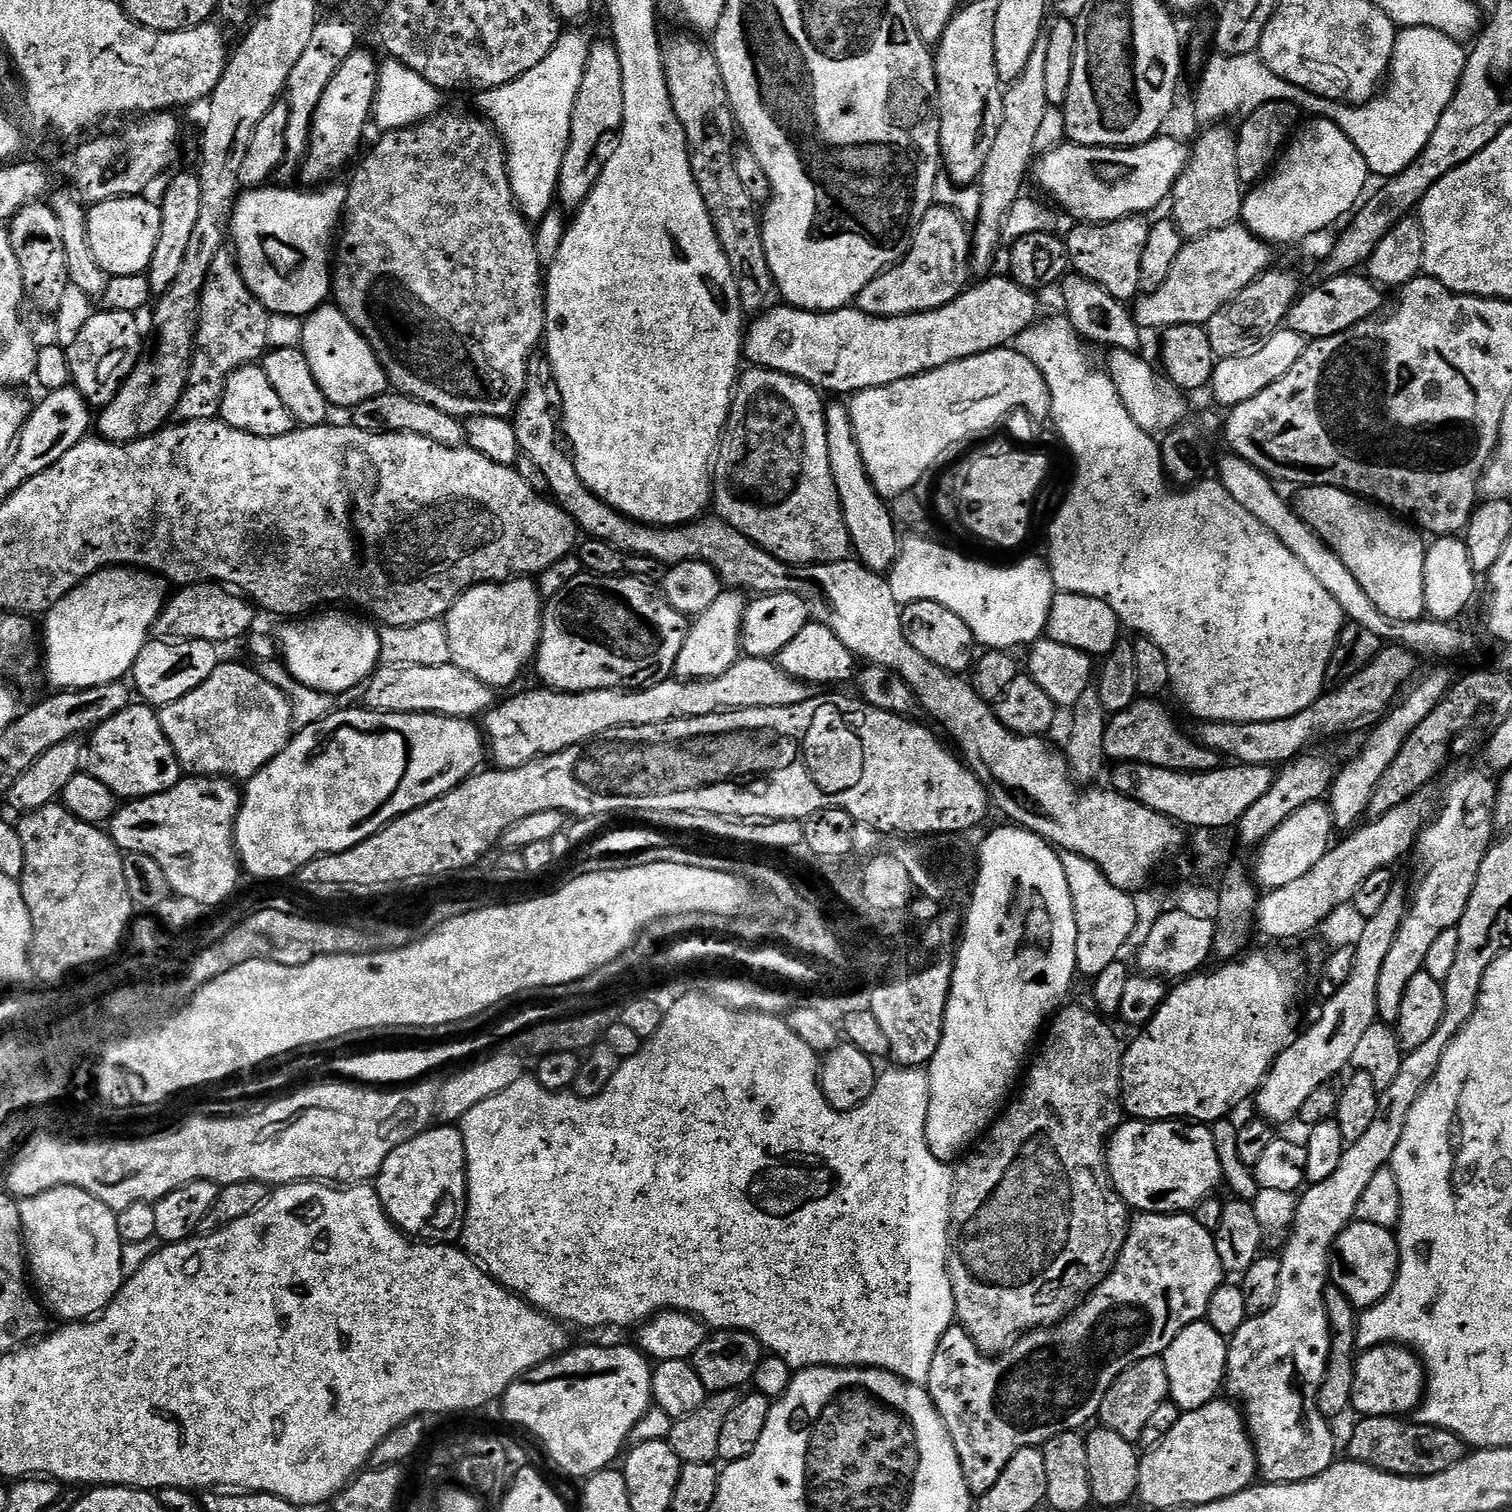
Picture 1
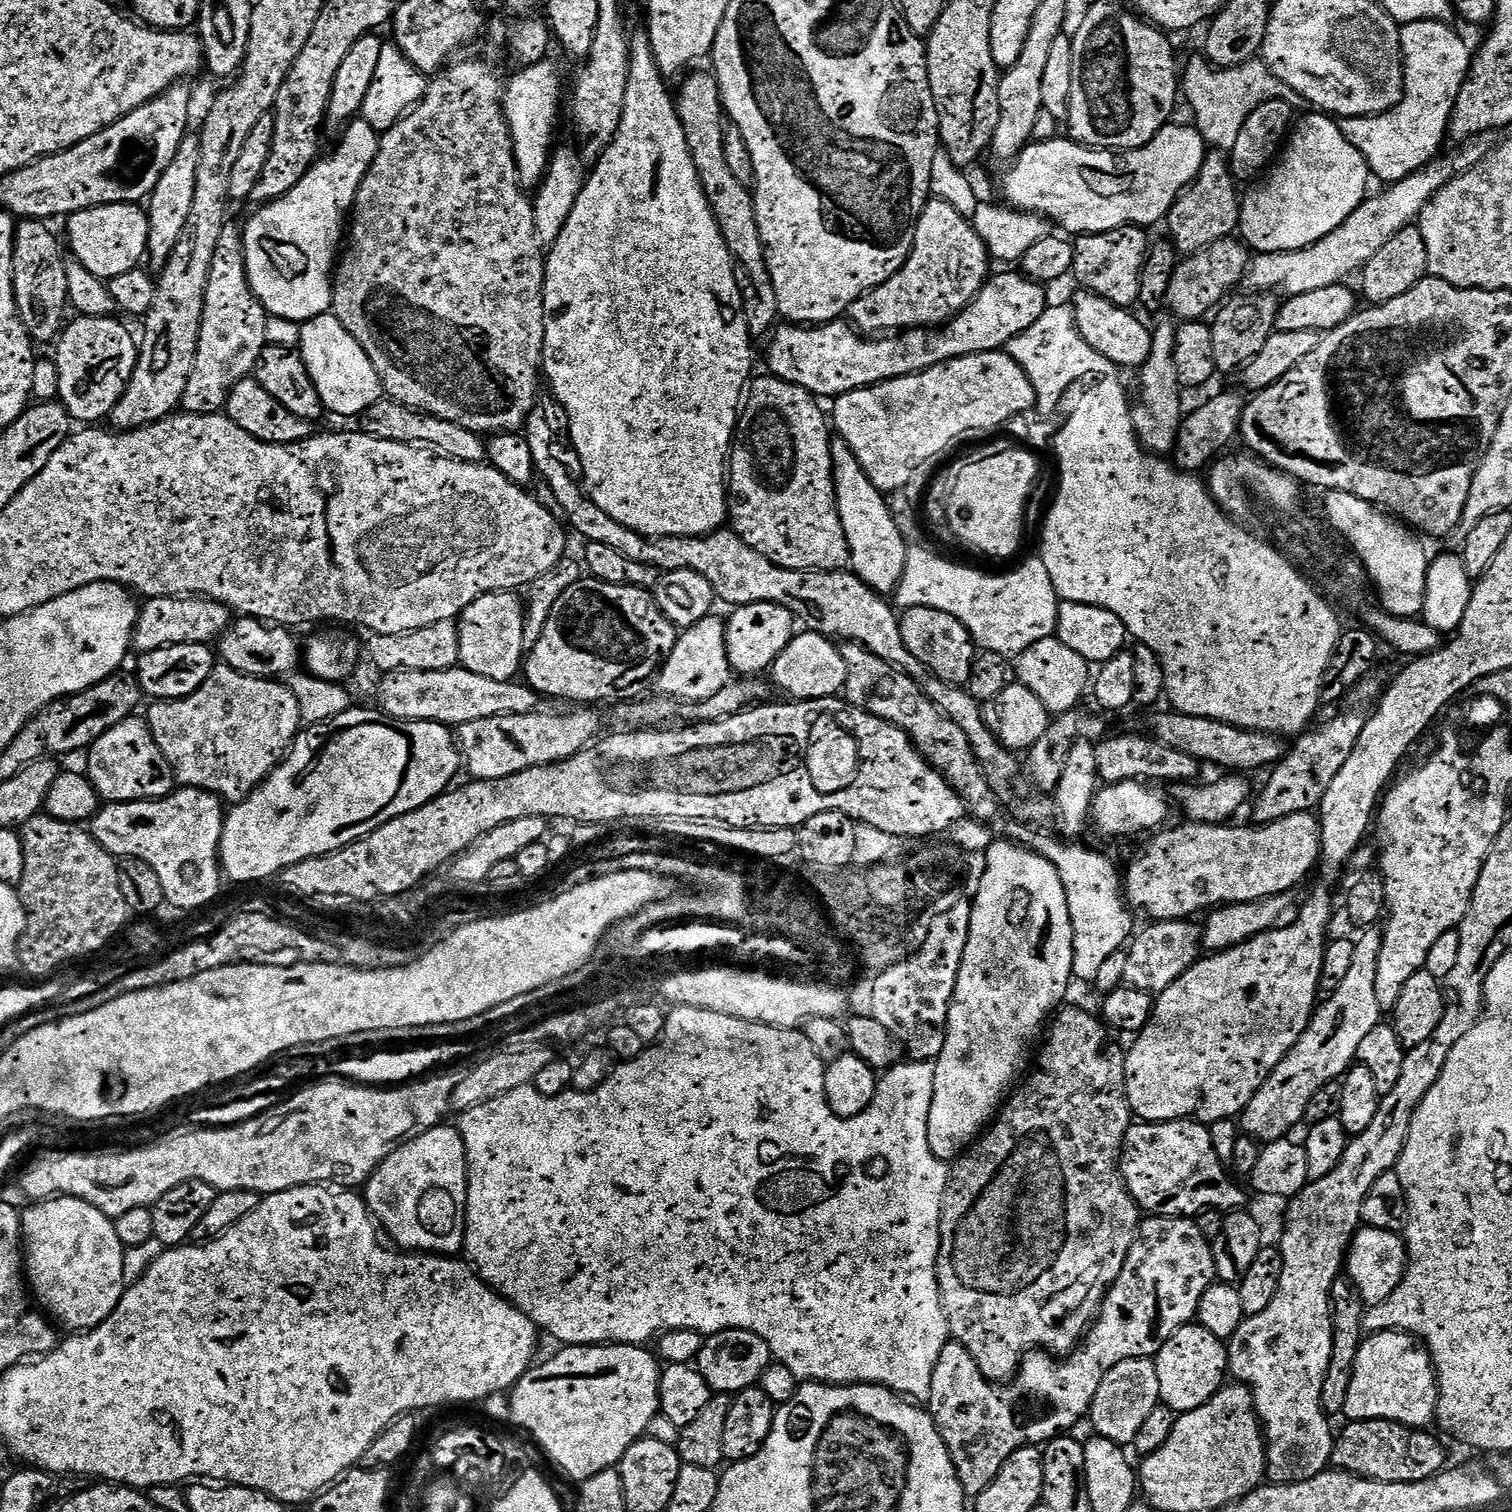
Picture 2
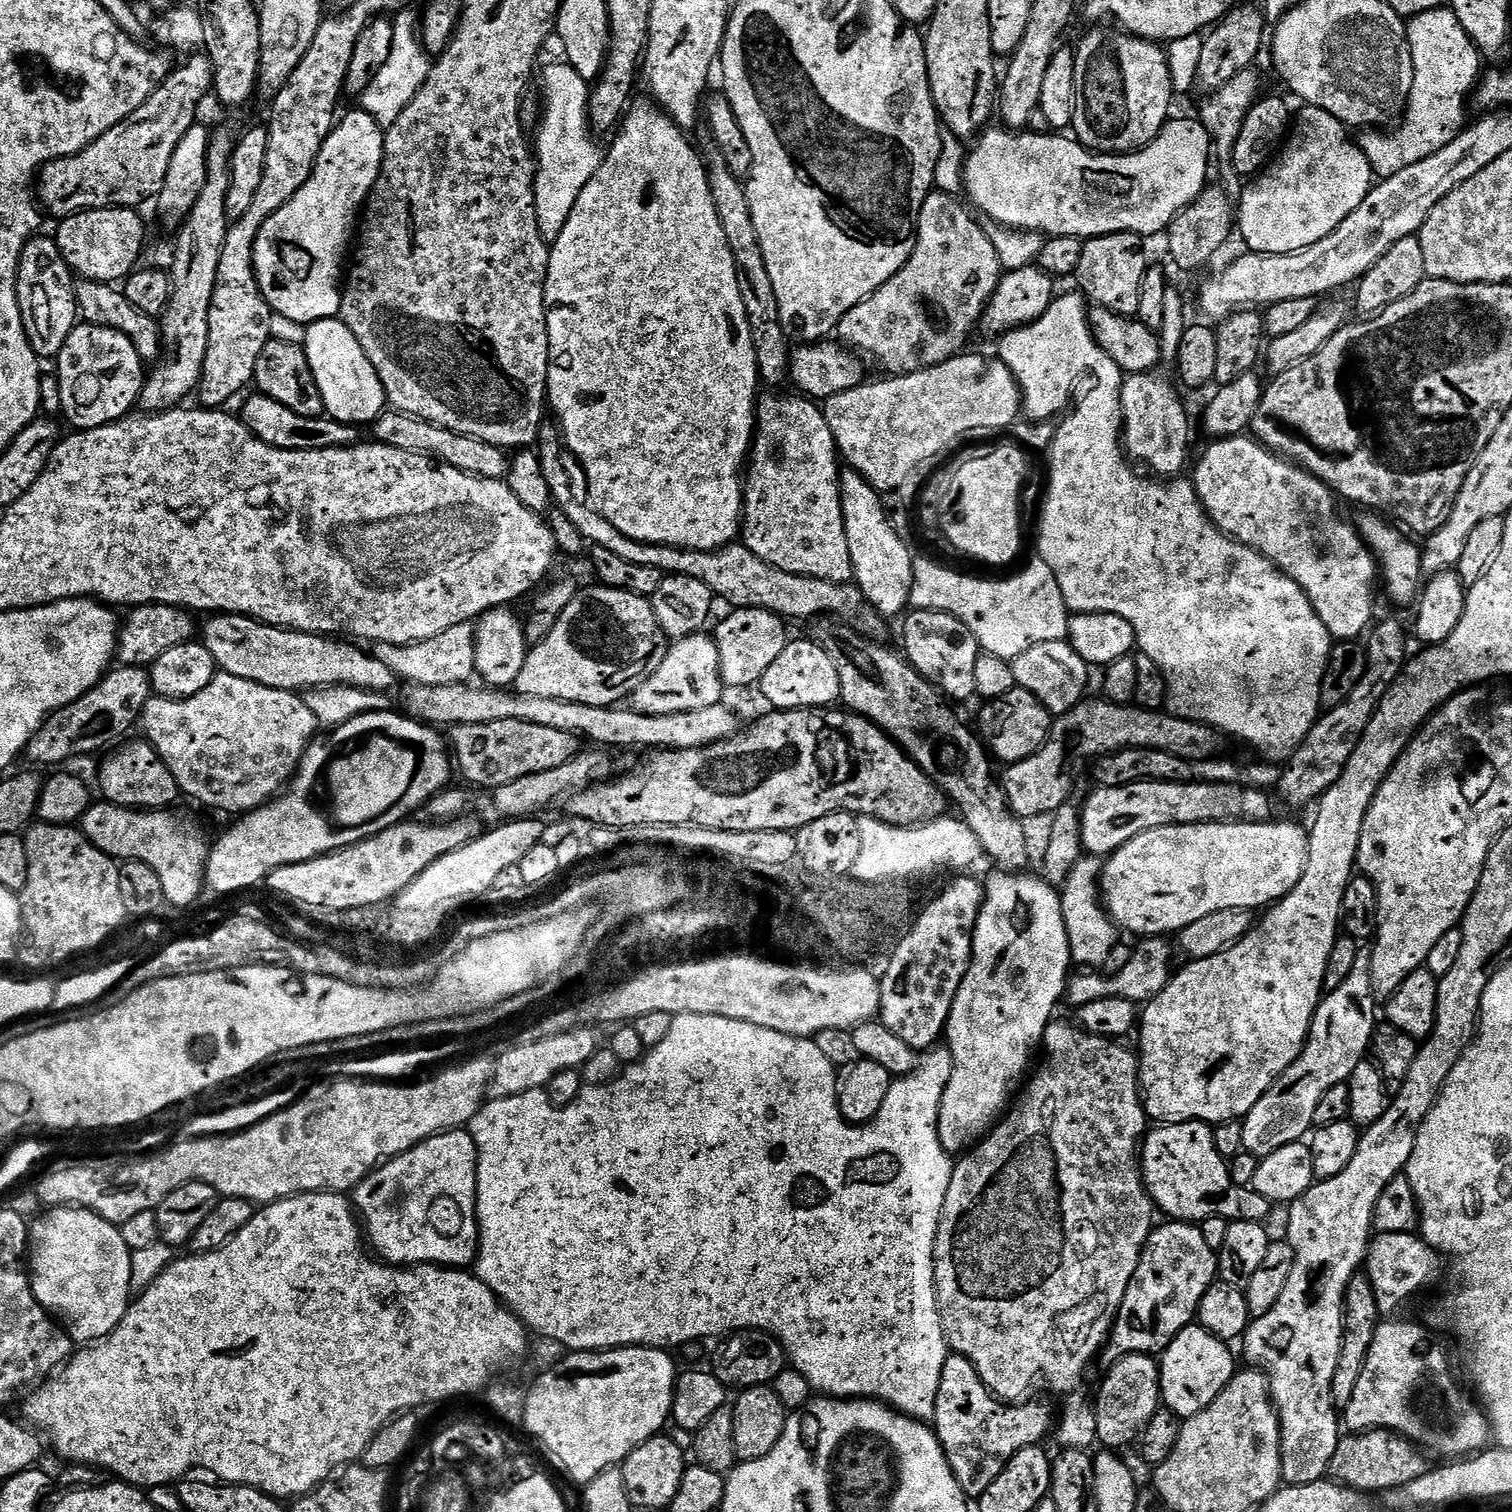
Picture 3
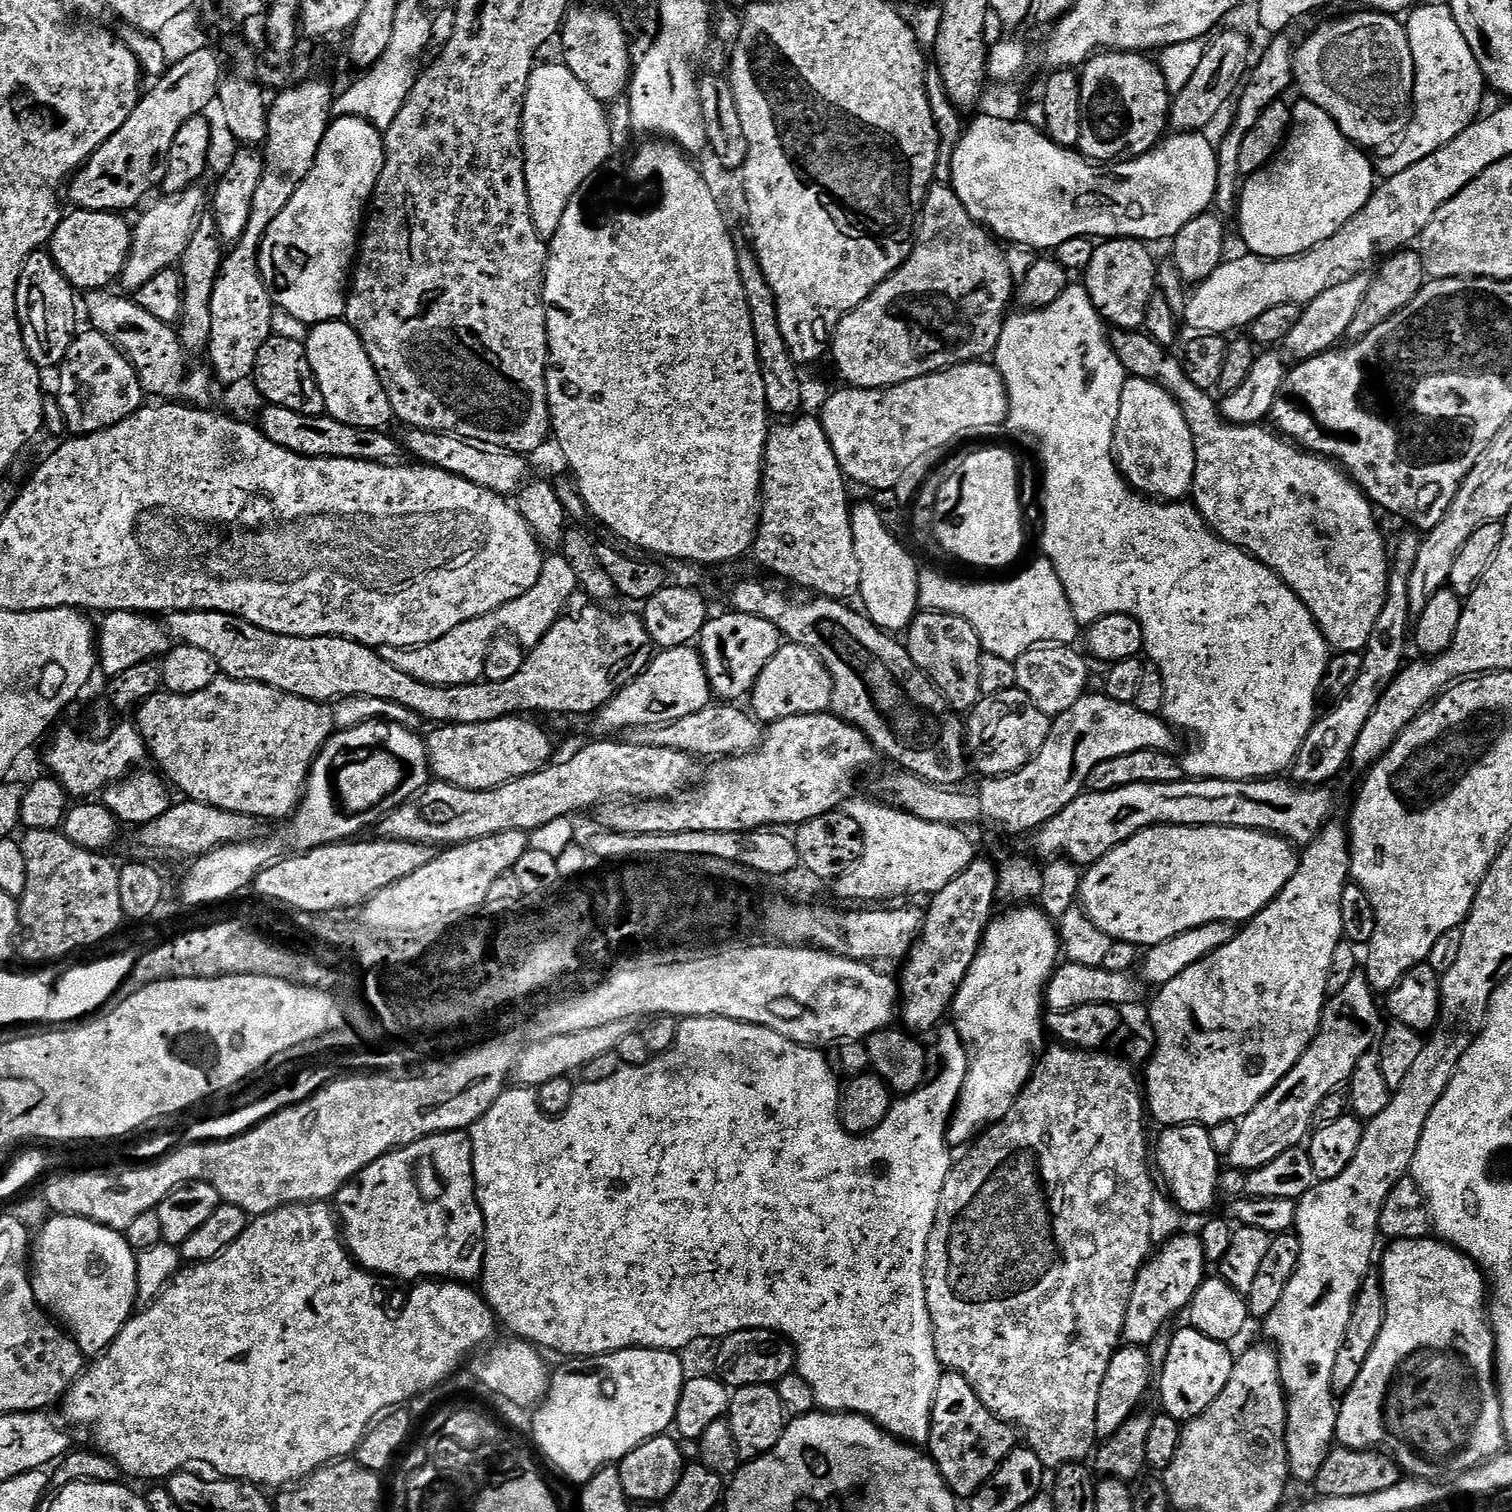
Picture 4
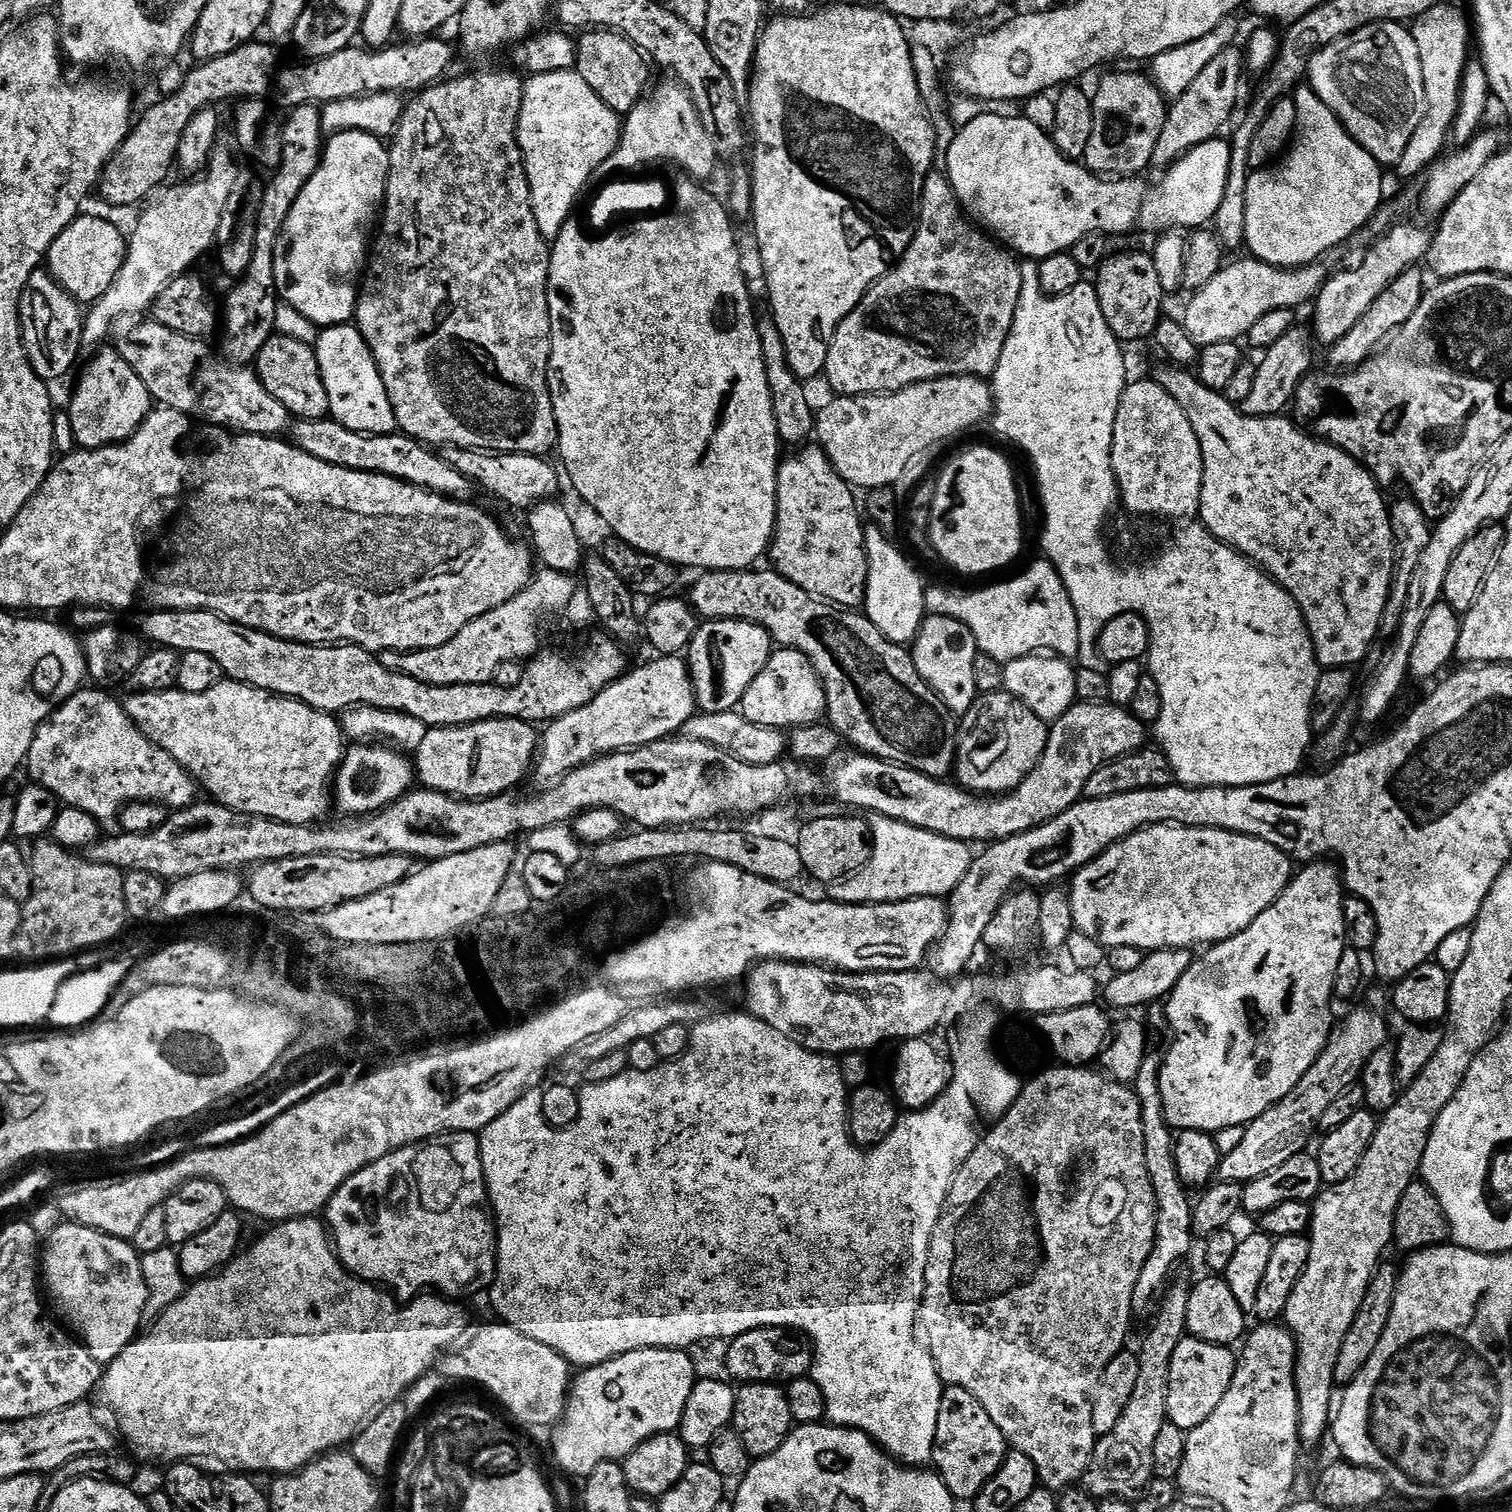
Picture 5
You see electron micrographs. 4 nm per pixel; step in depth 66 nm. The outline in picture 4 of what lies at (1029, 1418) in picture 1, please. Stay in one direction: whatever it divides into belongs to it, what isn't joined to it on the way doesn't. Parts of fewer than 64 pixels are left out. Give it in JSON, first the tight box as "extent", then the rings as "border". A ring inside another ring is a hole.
{"extent":[926,1234,1206,1497],"border":[[[1181,1234],[1159,1245],[1158,1251],[1140,1269],[1138,1278],[1132,1284],[1123,1339],[1132,1346],[1151,1345],[1167,1329],[1164,1327],[1192,1303],[1198,1286],[1202,1286],[1206,1278],[1204,1268],[1206,1261],[1199,1235]],[[945,1371],[941,1375],[938,1390],[934,1394],[932,1429],[926,1448],[953,1496],[972,1497],[1017,1447],[1015,1434],[1013,1425],[999,1420],[980,1401],[971,1382],[961,1372]]]}

